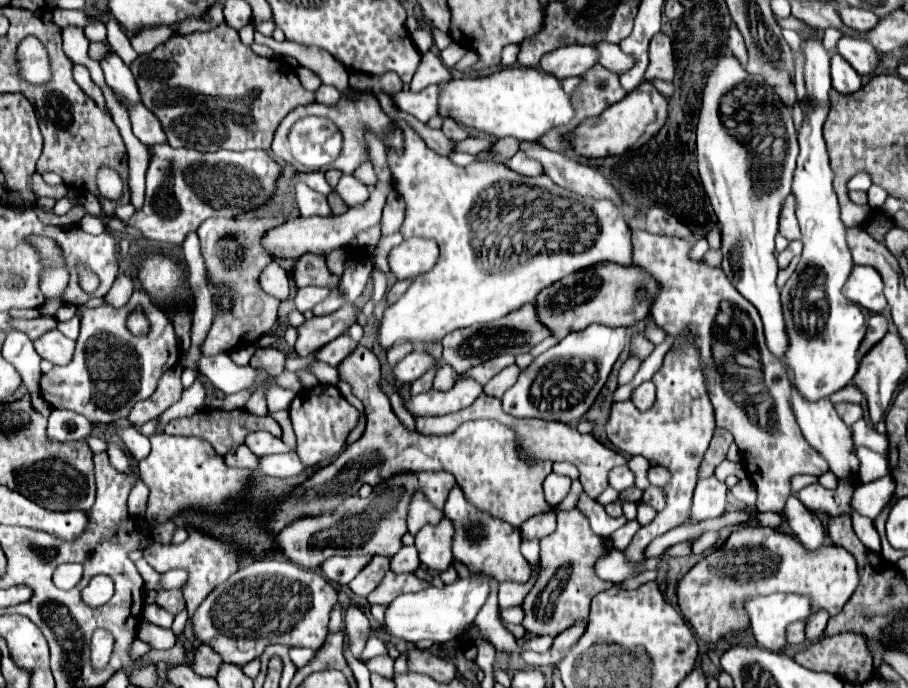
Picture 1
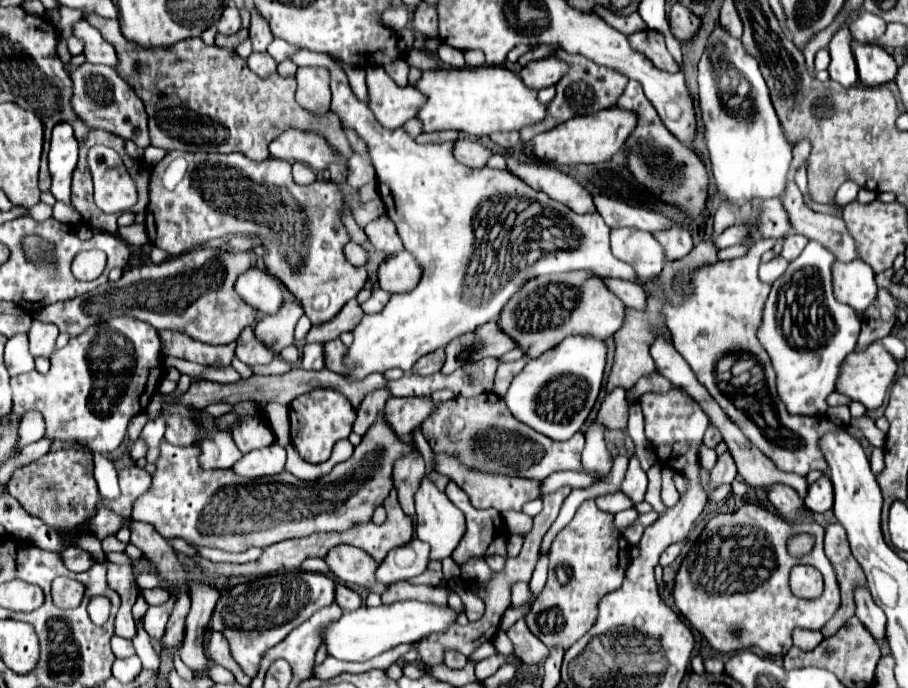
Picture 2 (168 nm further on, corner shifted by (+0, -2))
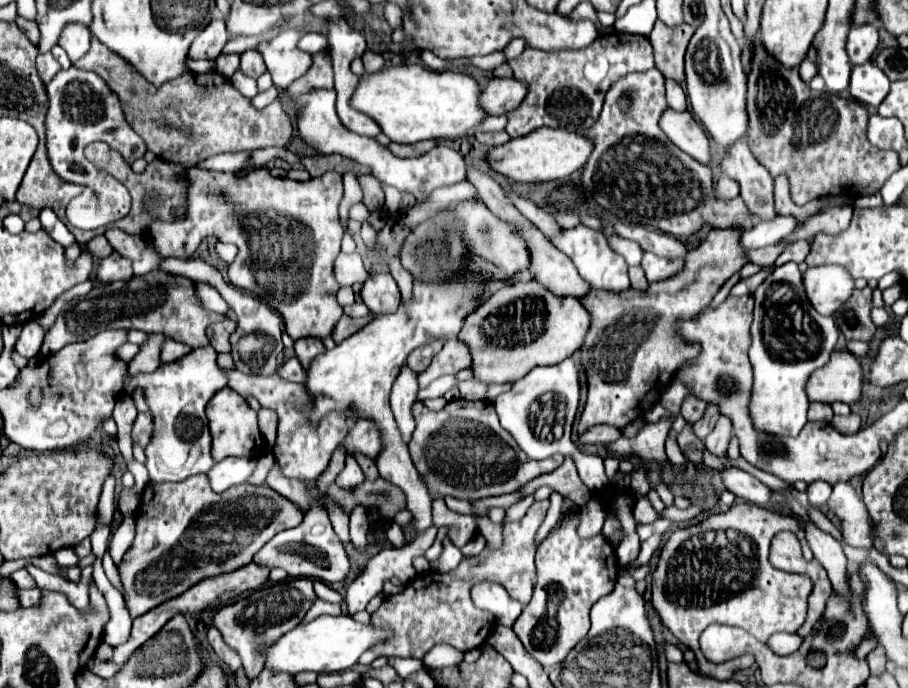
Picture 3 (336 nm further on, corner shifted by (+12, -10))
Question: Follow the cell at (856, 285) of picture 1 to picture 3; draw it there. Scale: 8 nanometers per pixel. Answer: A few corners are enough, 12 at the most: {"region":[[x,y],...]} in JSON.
{"region":[[841,266],[807,268],[811,306],[833,316],[855,288]]}

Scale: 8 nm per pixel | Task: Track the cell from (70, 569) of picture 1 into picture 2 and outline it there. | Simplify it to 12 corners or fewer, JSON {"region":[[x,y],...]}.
{"region":[[81,548],[65,550],[65,566],[75,573],[88,570],[95,559]]}

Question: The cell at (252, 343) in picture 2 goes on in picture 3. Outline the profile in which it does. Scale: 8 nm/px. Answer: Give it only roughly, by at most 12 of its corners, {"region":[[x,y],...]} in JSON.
{"region":[[225,316],[207,328],[207,338],[217,352],[229,352],[229,336],[237,322]]}

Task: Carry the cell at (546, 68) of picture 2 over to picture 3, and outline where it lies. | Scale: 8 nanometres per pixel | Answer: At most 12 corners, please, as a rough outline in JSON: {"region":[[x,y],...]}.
{"region":[[493,78],[479,96],[489,116],[515,110],[527,84]]}

